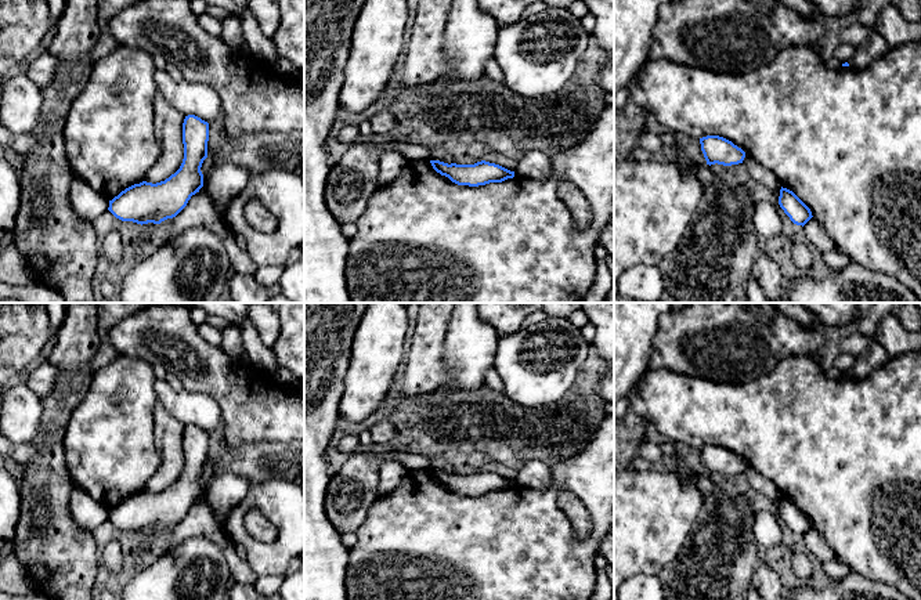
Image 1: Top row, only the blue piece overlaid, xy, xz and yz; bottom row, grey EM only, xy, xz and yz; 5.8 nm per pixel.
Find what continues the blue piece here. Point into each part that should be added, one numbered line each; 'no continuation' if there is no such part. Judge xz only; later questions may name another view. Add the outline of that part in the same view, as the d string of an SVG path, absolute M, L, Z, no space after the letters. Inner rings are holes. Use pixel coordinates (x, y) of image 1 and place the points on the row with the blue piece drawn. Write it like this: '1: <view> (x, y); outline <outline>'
no continuation

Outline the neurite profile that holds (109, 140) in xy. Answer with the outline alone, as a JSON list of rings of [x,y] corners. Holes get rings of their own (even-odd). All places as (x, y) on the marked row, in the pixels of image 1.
[[[118,46],[94,62],[90,79],[73,101],[64,127],[64,145],[68,165],[75,177],[84,180],[94,191],[112,200],[126,188],[140,184],[156,163],[160,147],[155,137],[155,64],[152,55]]]

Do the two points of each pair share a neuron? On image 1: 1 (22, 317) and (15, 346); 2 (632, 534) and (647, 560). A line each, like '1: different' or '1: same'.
1: same
2: same

